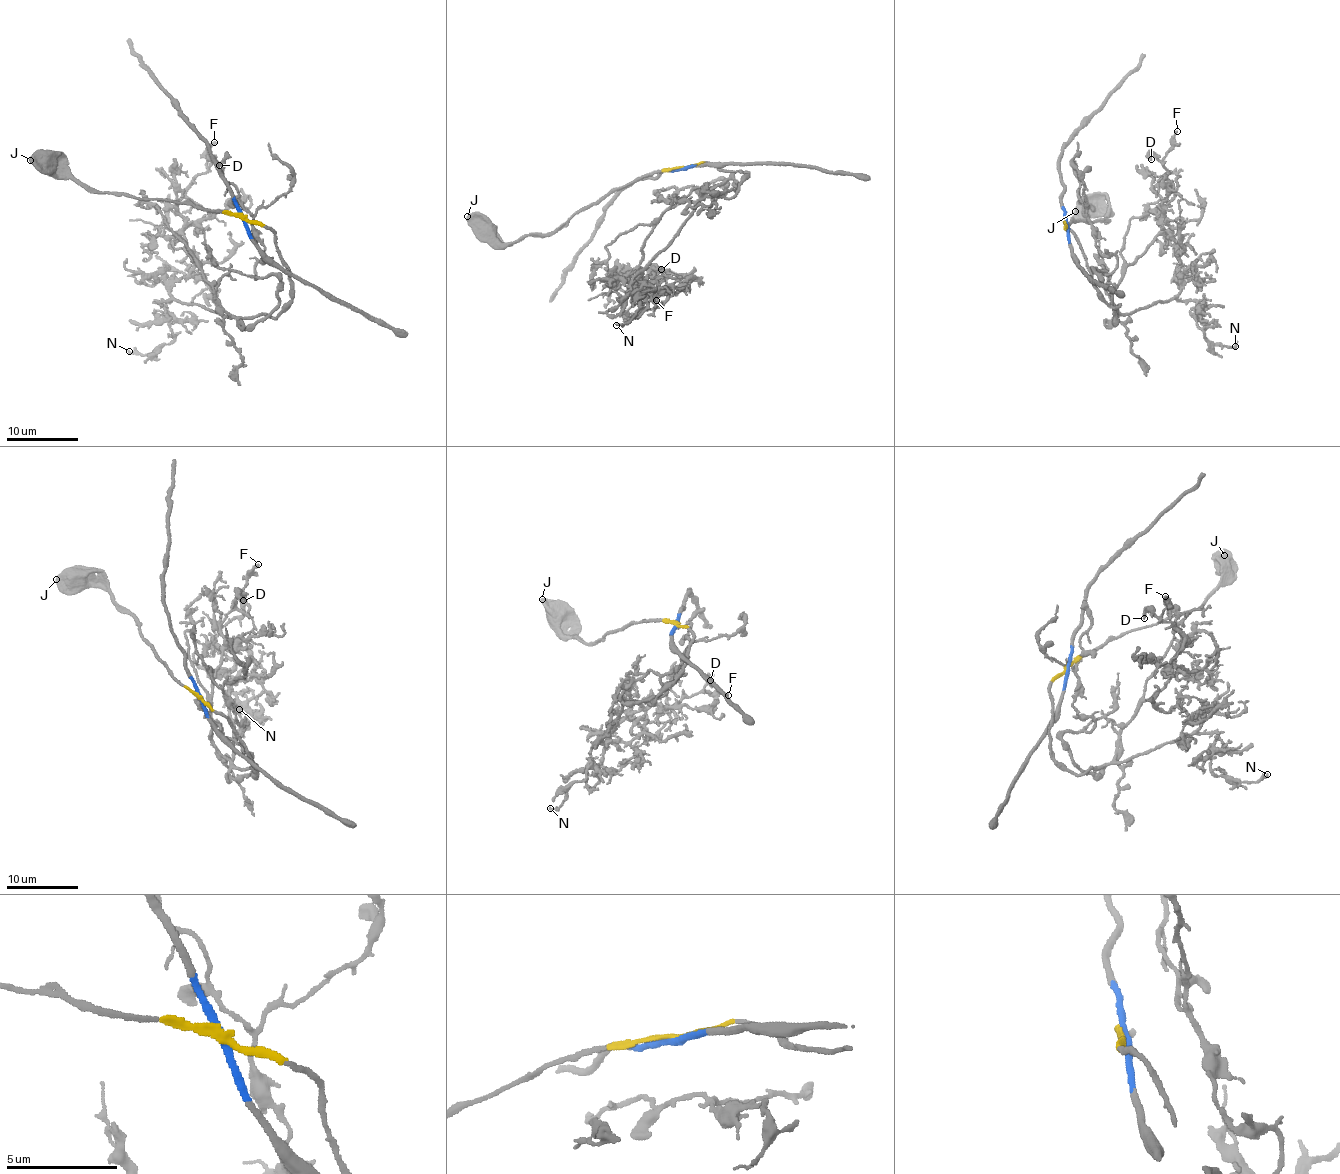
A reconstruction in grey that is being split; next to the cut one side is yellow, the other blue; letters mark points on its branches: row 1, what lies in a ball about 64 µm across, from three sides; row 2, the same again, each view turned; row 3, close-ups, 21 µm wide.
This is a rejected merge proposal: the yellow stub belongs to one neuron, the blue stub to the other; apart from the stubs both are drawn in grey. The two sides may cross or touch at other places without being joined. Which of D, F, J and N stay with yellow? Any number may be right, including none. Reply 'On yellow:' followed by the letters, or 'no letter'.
On yellow: D, F, J, N

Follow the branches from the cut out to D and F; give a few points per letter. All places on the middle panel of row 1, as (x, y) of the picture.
D: (683, 167), (709, 162), (747, 177), (730, 198), (680, 200), (663, 213), (630, 275), (632, 289), (662, 268)
F: (683, 167), (747, 177), (730, 198), (663, 213), (630, 274), (633, 290), (651, 281), (657, 301)

